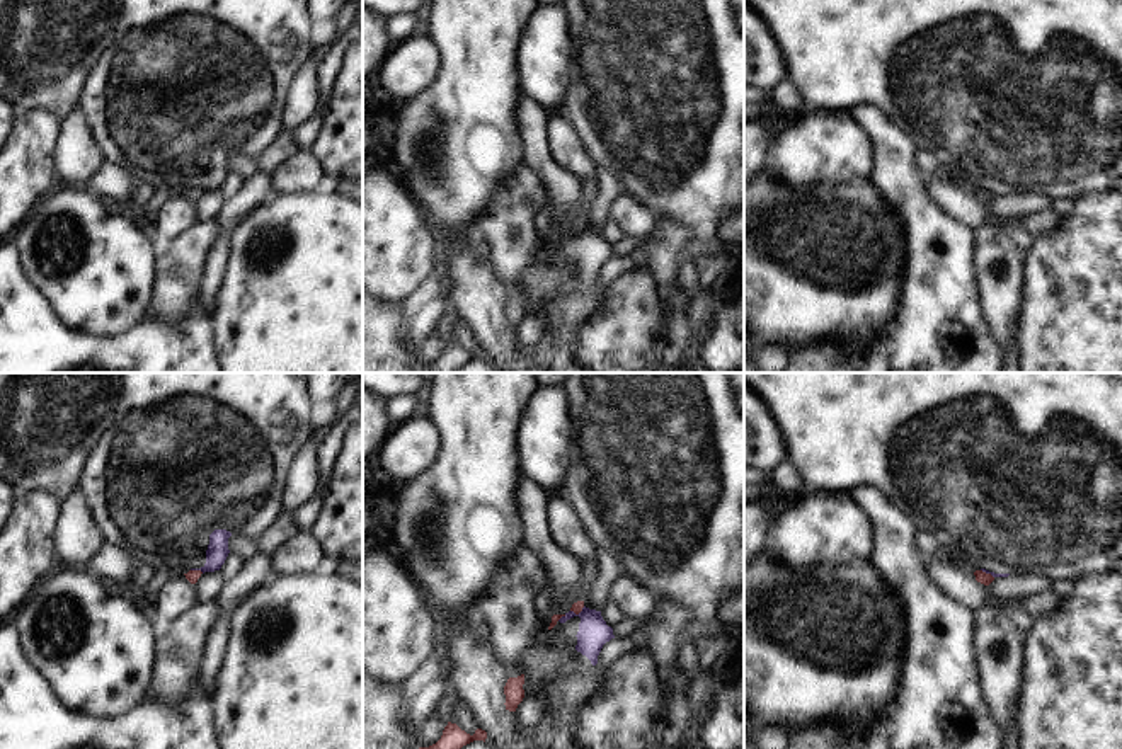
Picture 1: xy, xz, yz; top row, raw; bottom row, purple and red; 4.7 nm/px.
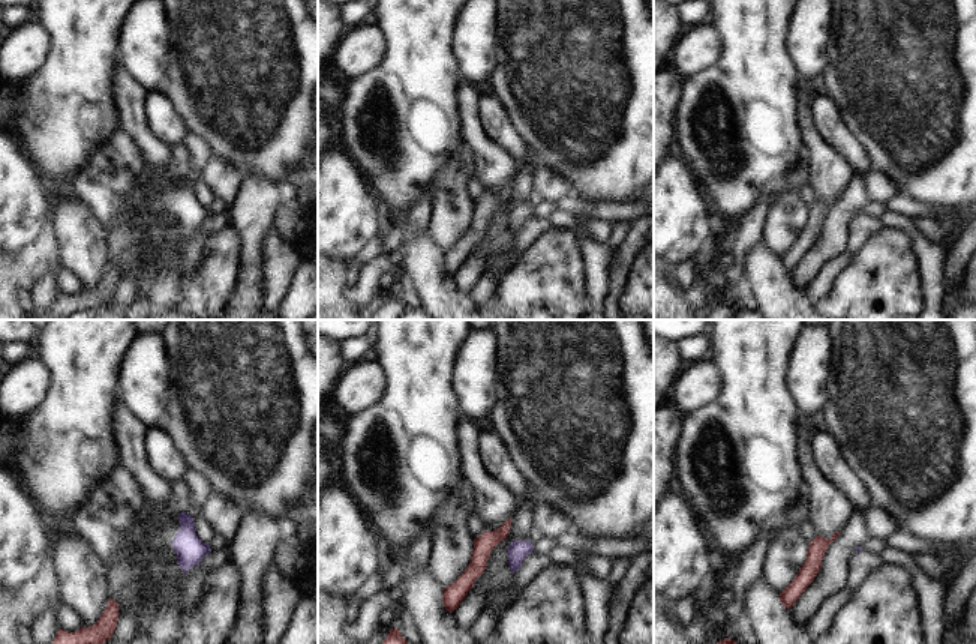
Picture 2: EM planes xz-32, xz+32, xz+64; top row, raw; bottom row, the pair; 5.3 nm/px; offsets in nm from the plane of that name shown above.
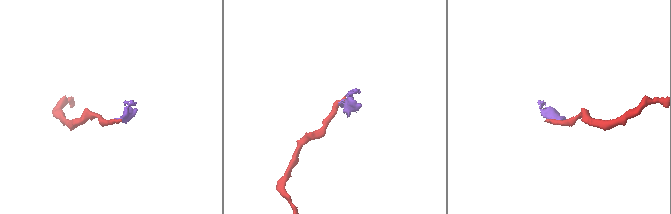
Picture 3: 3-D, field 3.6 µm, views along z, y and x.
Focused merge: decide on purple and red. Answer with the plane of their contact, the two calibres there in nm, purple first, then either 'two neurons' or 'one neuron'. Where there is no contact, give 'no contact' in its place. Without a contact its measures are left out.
contact in xz; calibres 150 and 50 nm; two neurons

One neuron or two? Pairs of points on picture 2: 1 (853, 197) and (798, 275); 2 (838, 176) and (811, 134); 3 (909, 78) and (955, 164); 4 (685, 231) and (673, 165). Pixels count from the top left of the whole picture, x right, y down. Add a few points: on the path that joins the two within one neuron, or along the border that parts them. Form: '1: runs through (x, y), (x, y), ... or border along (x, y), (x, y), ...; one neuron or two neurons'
1: runs through (838, 216), (832, 240), (817, 255); one neuron
2: runs through (828, 165), (814, 144); one neuron
3: runs through (930, 99), (949, 119), (951, 143); one neuron
4: runs through (673, 215), (673, 182); one neuron

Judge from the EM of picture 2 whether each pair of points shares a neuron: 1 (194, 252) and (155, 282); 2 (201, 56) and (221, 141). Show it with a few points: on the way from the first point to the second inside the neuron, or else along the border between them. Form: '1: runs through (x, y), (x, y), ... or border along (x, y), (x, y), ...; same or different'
1: runs through (185, 252), (164, 273); same
2: runs through (221, 77), (221, 120); same

